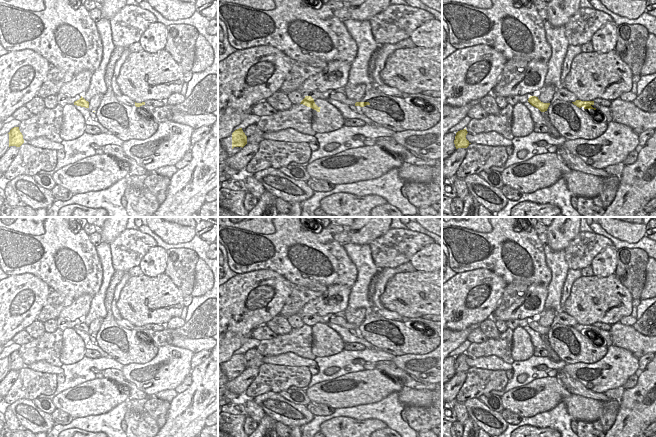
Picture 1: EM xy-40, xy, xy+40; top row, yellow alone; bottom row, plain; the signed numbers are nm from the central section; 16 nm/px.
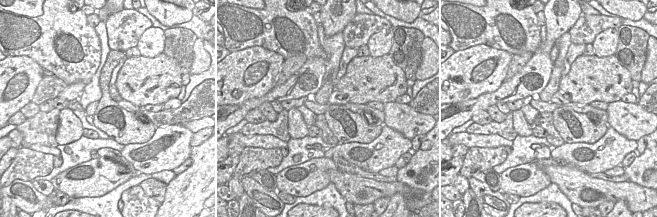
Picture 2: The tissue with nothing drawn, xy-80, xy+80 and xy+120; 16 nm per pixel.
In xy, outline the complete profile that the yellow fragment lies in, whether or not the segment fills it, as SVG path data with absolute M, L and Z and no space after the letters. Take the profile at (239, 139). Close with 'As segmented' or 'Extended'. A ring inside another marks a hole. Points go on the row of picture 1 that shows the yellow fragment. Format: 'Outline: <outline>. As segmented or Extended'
Outline: M242 128L235 130L232 133L232 149L234 147L244 147L247 144L247 136L243 132Z. As segmented.

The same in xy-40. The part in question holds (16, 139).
Outline: M14 127L10 130L9 134L9 147L20 147L24 143L23 135L19 130L19 127Z. As segmented.

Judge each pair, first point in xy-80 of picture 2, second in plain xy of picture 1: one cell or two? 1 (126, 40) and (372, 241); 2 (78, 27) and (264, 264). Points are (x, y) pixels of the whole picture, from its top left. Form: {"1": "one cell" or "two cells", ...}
{"1": "one cell", "2": "one cell"}

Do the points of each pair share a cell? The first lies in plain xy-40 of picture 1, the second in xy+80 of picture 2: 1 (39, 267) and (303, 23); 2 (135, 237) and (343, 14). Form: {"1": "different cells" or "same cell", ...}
{"1": "same cell", "2": "different cells"}

